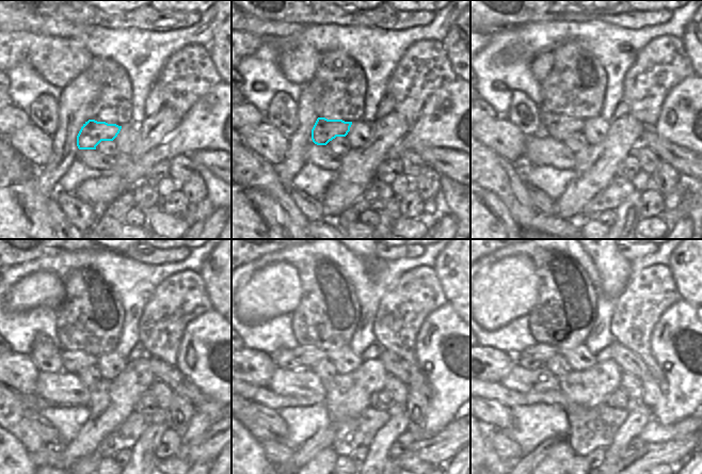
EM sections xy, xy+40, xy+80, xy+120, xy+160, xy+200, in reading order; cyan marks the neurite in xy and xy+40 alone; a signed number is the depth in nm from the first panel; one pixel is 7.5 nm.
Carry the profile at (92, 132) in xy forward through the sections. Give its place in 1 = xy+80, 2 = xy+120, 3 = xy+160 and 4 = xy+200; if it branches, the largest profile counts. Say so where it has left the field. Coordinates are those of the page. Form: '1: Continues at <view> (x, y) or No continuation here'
1: Continues at xy+80 (559, 126)
2: Continues at xy+120 (74, 361)
3: Continues at xy+160 (308, 356)
4: Continues at xy+200 (542, 352).

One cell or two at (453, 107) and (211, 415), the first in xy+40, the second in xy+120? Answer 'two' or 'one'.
one

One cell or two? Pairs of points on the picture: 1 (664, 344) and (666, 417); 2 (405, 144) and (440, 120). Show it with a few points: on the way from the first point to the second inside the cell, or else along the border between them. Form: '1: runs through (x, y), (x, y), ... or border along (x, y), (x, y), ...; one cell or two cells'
1: runs through (675, 362), (675, 399); one cell
2: runs through (414, 139), (431, 128); one cell

